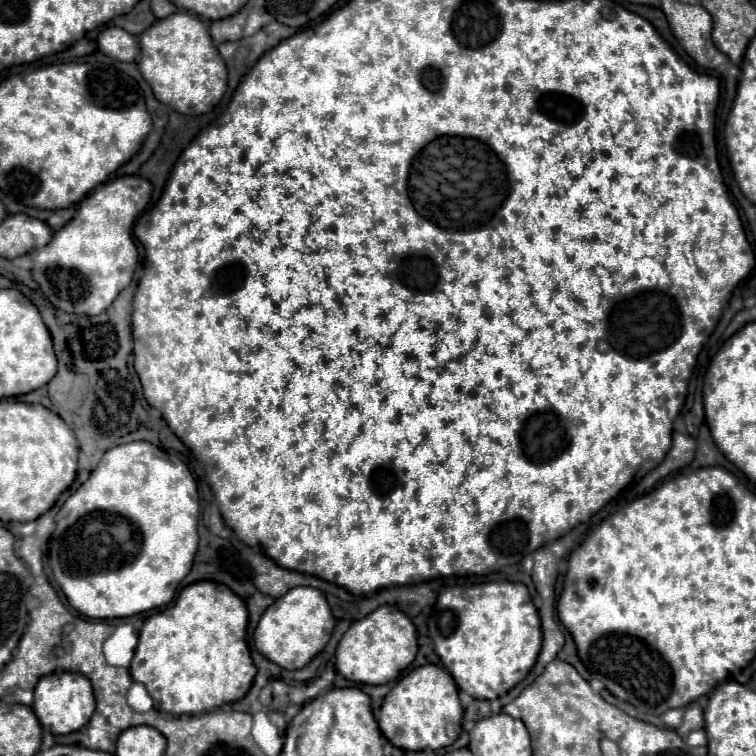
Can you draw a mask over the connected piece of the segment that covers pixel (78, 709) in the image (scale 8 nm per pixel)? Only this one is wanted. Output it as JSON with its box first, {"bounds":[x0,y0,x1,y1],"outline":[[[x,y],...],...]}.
{"bounds":[32,672,94,734],"outline":[[[52,672],[40,678],[40,682],[34,688],[32,710],[38,716],[40,724],[52,734],[70,734],[80,730],[94,714],[94,692],[90,680],[74,672]]]}

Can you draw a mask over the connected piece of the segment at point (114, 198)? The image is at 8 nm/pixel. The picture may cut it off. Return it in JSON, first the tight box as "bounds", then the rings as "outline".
{"bounds":[28,176,152,316],"outline":[[[122,176],[112,182],[104,182],[102,186],[96,186],[92,192],[94,194],[88,194],[80,202],[78,214],[66,226],[62,226],[44,248],[28,252],[28,258],[32,260],[32,278],[38,282],[42,294],[52,306],[68,314],[98,316],[114,302],[120,290],[124,290],[132,282],[134,268],[138,262],[138,250],[132,240],[132,224],[146,208],[152,194],[152,186],[140,176]]]}

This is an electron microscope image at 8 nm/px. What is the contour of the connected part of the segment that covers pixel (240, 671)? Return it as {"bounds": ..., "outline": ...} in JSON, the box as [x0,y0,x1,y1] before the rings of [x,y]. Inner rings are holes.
{"bounds":[130,580,256,716],"outline":[[[210,580],[194,582],[182,588],[170,608],[152,614],[144,622],[130,676],[146,686],[156,710],[174,716],[210,712],[216,706],[238,702],[256,676],[244,638],[246,624],[248,610],[228,586],[216,586]]]}

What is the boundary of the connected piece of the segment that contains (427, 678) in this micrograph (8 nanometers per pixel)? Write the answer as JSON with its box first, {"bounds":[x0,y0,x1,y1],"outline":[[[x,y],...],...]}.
{"bounds":[378,664,464,750],"outline":[[[424,664],[400,678],[386,694],[378,726],[382,734],[402,750],[438,750],[450,746],[460,736],[462,714],[464,710],[458,700],[458,688],[454,678],[450,678],[450,672],[436,664]]]}

